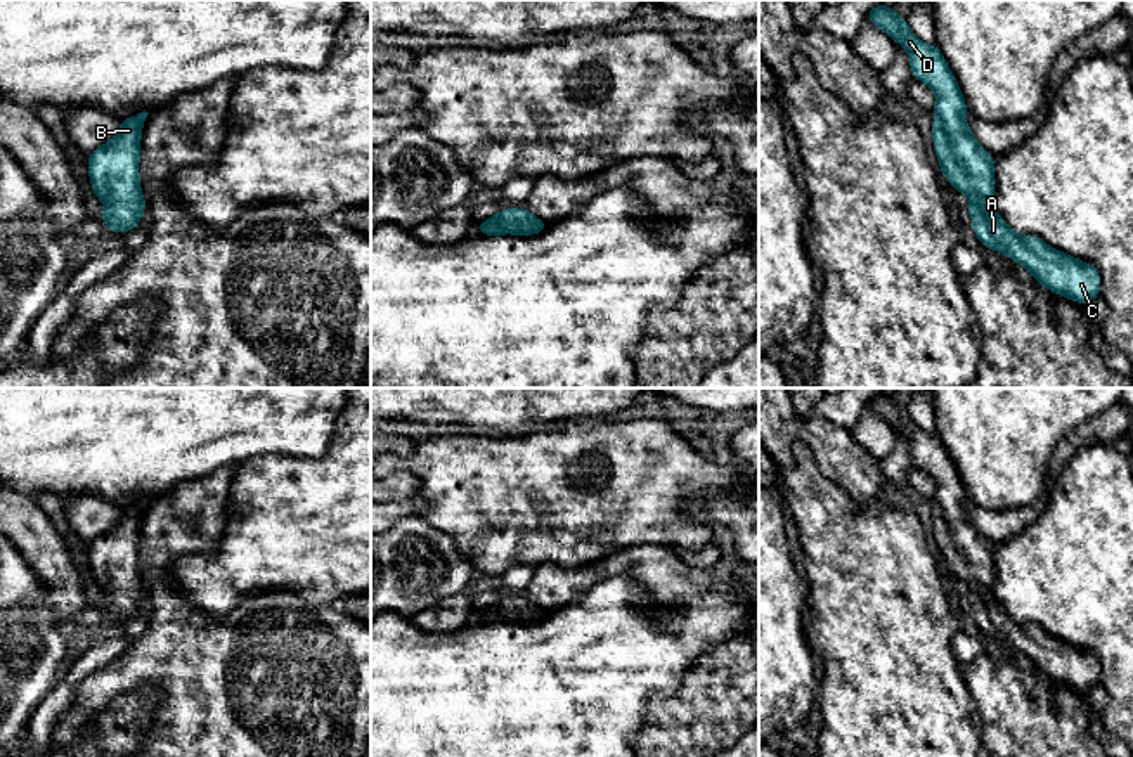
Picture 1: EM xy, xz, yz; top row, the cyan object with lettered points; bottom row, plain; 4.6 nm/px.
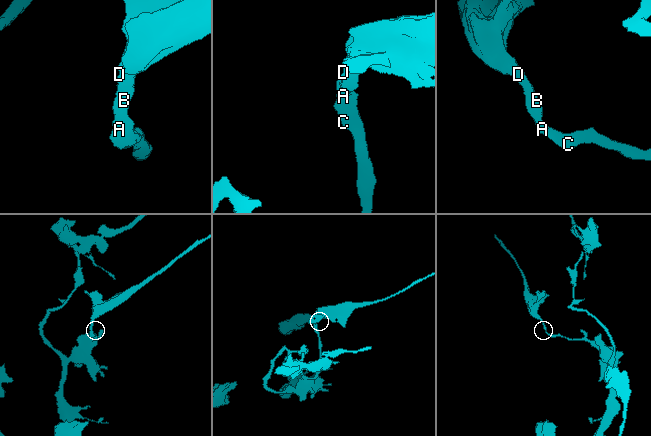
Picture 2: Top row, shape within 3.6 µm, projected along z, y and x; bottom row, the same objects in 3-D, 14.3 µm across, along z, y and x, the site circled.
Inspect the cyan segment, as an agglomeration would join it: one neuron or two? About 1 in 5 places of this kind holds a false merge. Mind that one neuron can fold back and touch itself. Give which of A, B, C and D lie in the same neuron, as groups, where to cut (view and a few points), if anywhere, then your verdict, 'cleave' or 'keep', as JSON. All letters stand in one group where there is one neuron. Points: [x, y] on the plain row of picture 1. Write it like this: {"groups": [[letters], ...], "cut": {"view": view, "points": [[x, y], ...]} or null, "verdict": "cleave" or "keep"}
{"groups": [["A", "B", "C", "D"]], "cut": null, "verdict": "keep"}

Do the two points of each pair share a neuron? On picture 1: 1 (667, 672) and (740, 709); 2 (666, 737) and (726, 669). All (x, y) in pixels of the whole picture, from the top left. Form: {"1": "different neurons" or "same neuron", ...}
{"1": "different neurons", "2": "same neuron"}

